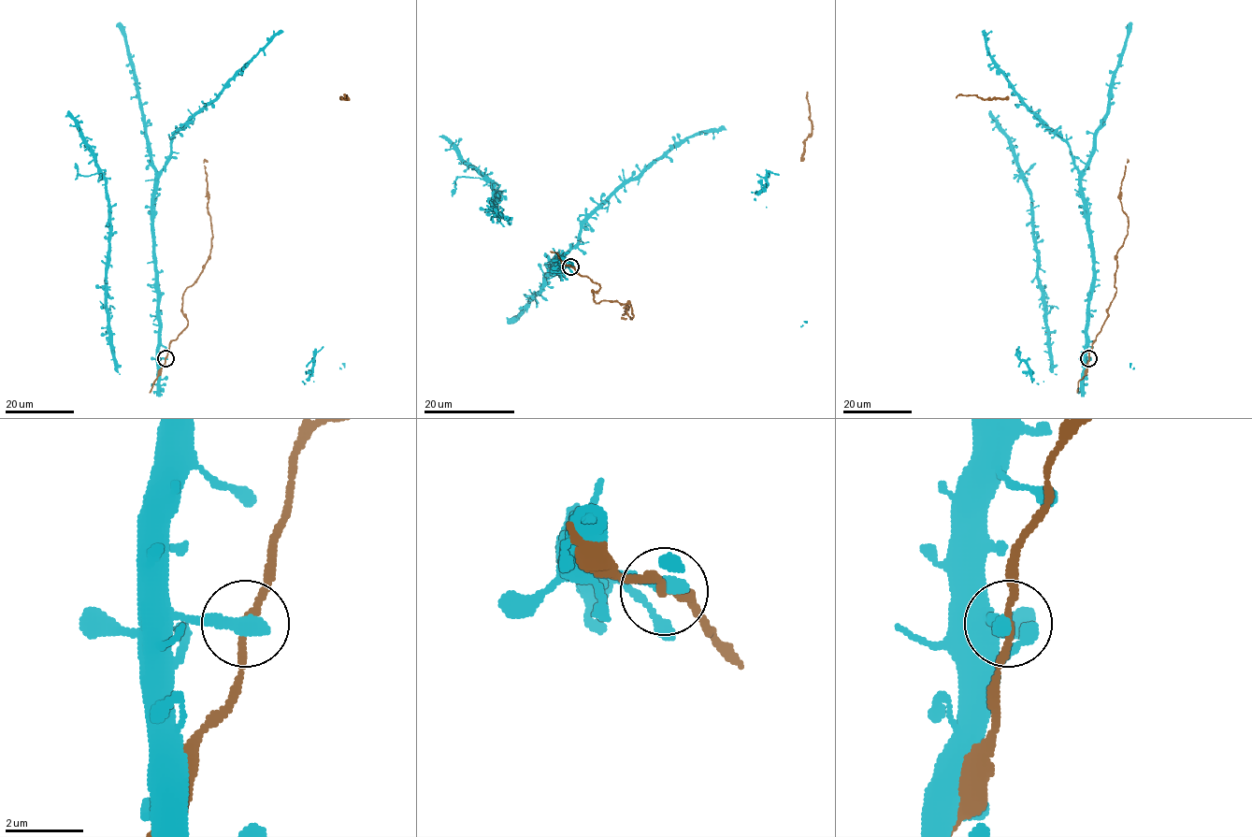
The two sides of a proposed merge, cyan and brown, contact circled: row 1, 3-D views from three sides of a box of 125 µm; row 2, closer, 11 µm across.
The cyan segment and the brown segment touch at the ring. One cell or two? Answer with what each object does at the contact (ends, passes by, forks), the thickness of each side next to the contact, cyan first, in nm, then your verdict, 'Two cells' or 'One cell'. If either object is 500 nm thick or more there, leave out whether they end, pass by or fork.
At the ring cyan ends. At the ring brown passes by. Thickness 440 nm (cyan) against 160 nm. Two cells

